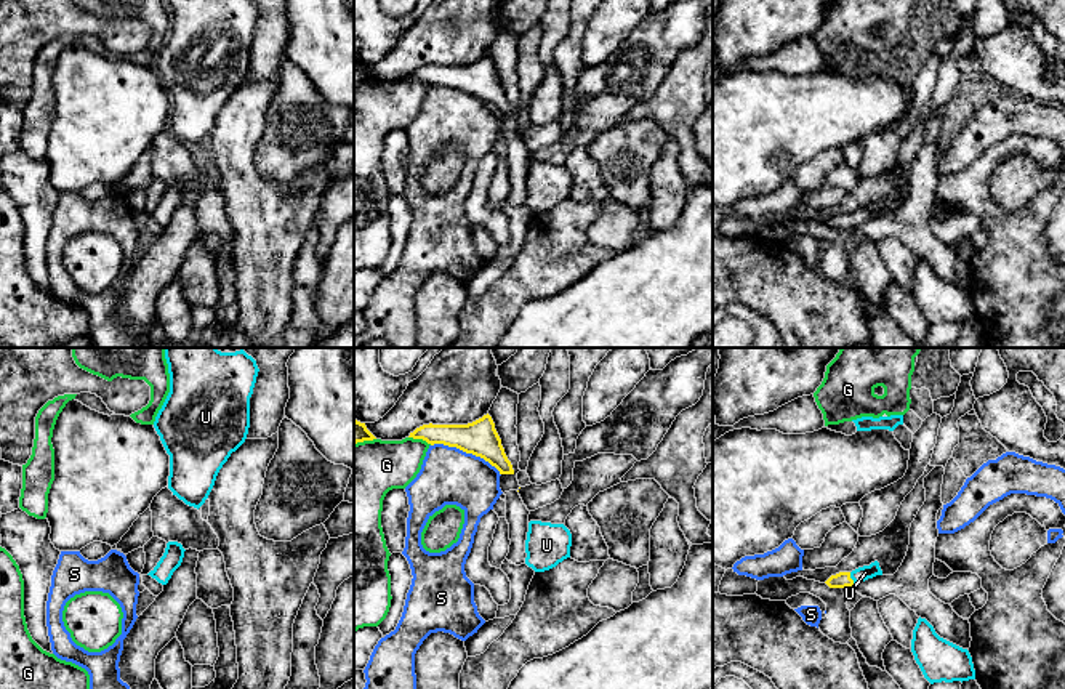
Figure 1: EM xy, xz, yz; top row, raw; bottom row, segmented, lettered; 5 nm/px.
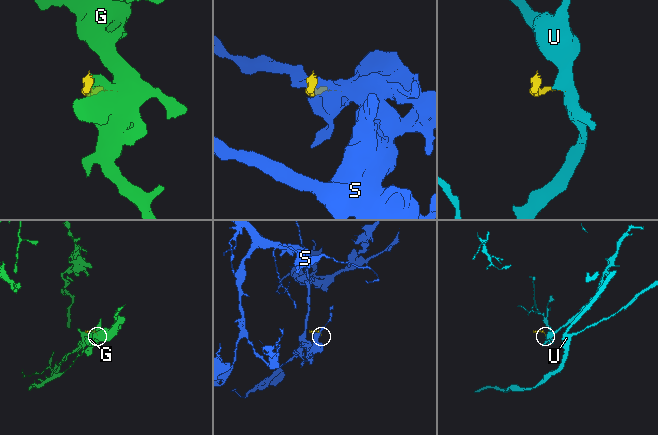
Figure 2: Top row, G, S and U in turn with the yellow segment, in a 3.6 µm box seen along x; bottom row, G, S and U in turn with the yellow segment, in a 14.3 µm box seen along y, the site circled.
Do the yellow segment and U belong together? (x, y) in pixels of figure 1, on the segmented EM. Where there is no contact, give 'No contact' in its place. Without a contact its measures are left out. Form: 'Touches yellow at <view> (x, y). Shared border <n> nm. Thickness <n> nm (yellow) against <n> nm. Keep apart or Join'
Touches yellow at yz (851, 579). Shared border 80 nm. Thickness 80 nm (yellow) against 70 nm. Join

